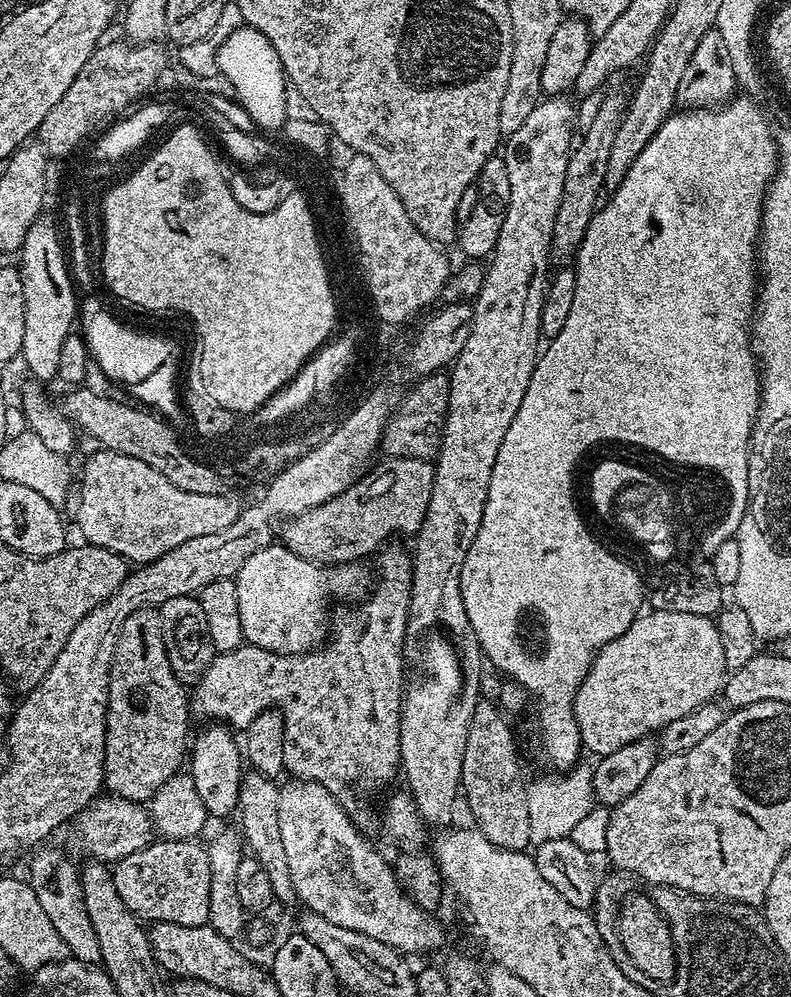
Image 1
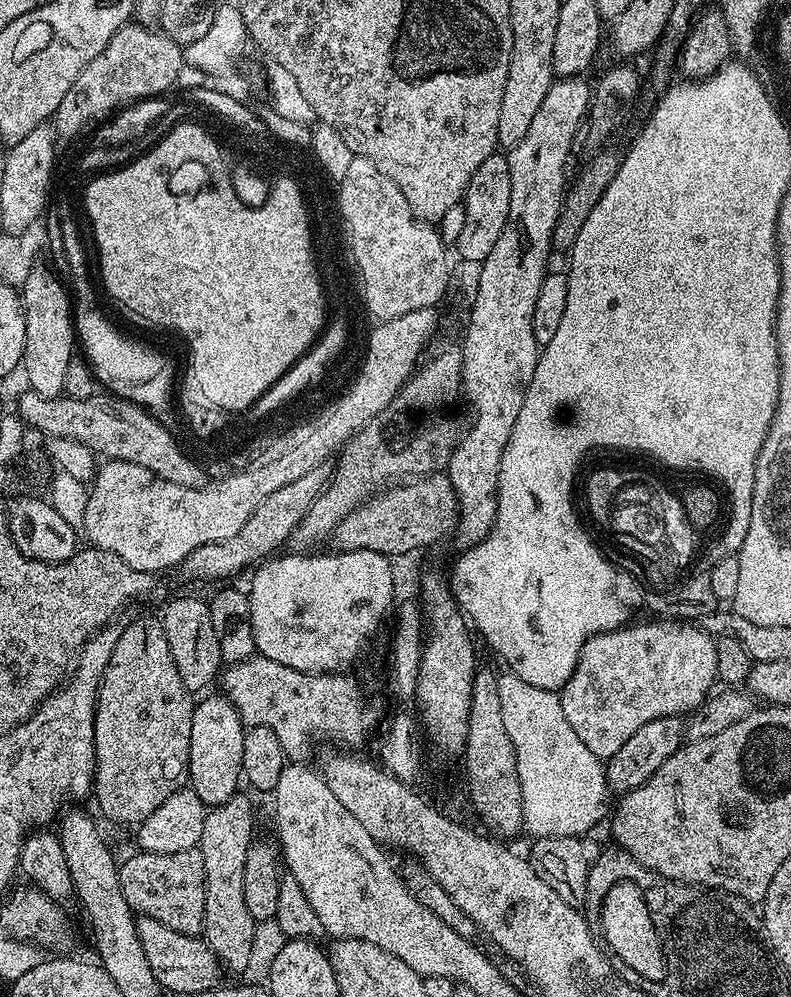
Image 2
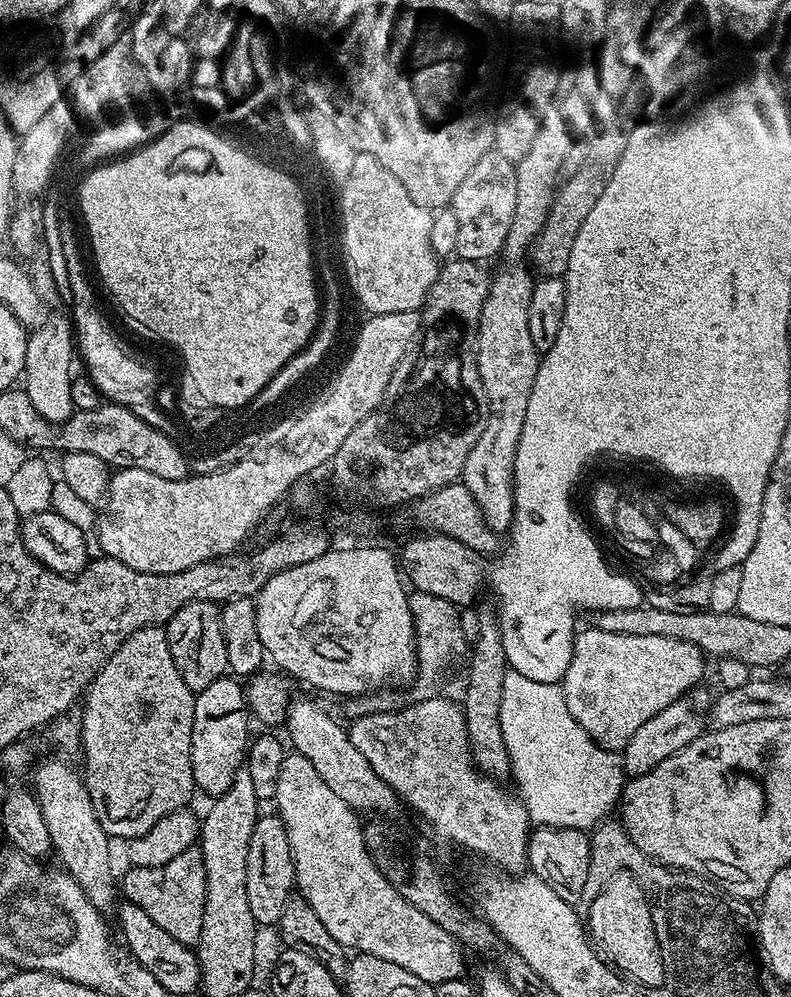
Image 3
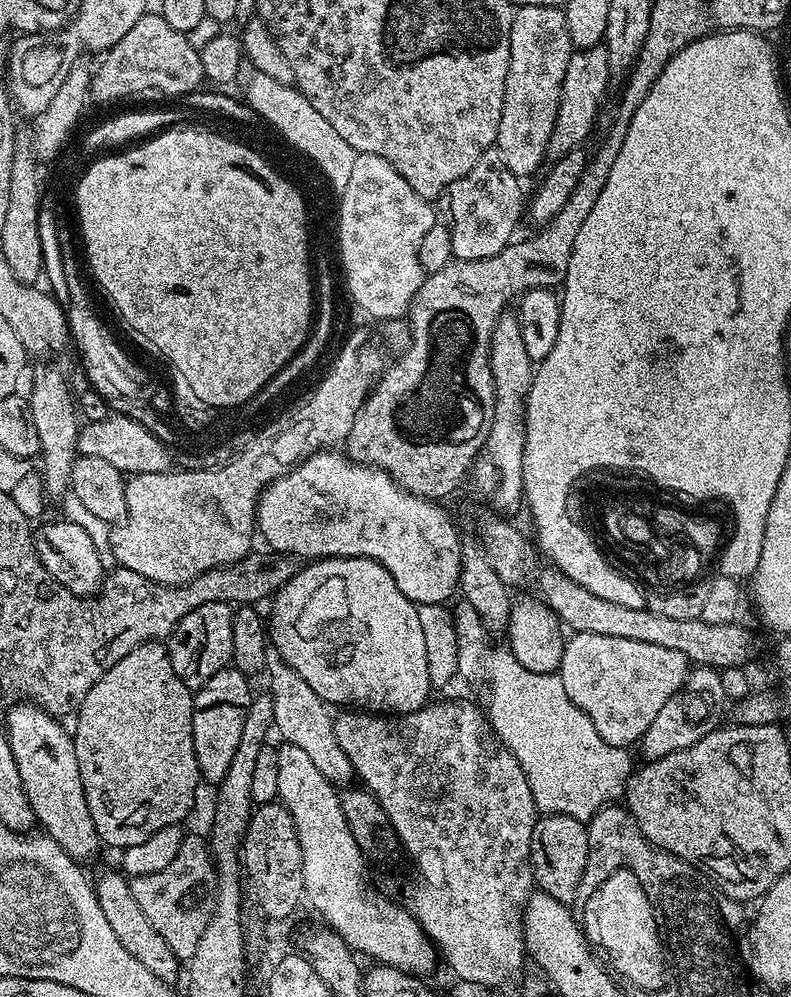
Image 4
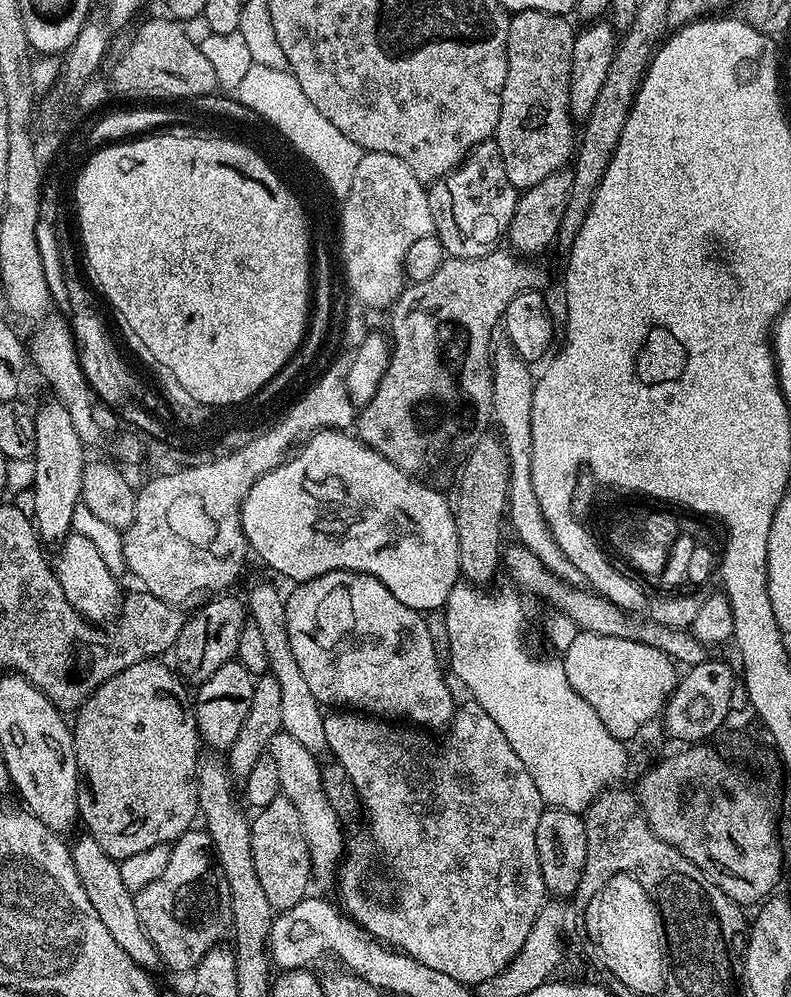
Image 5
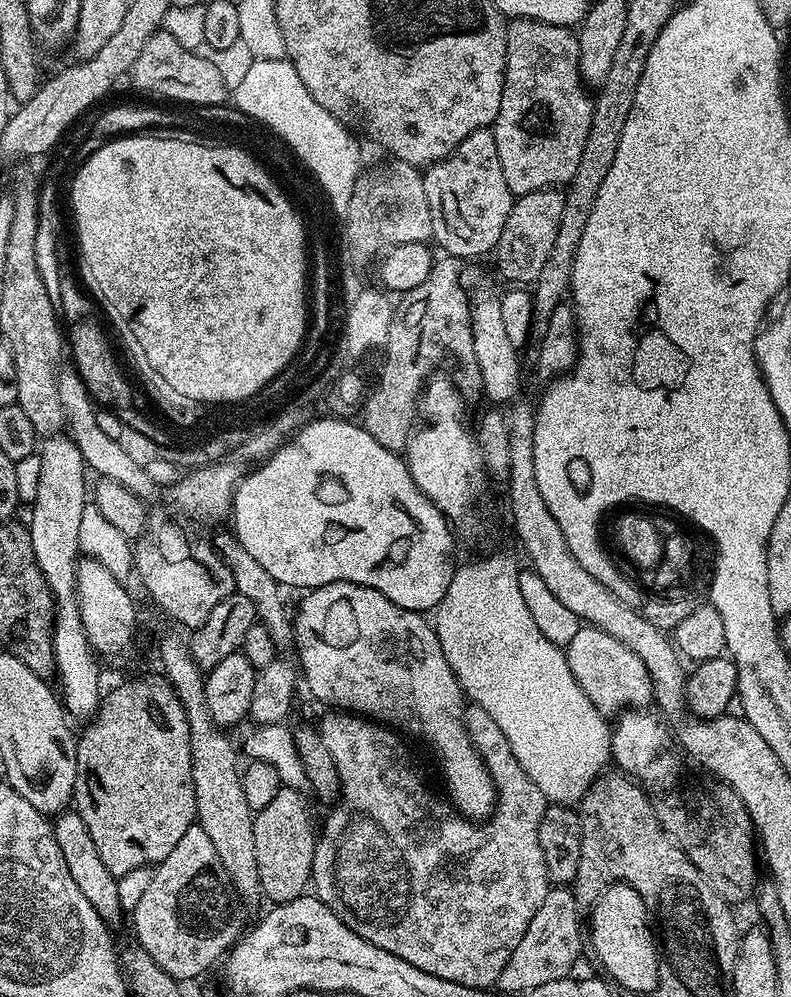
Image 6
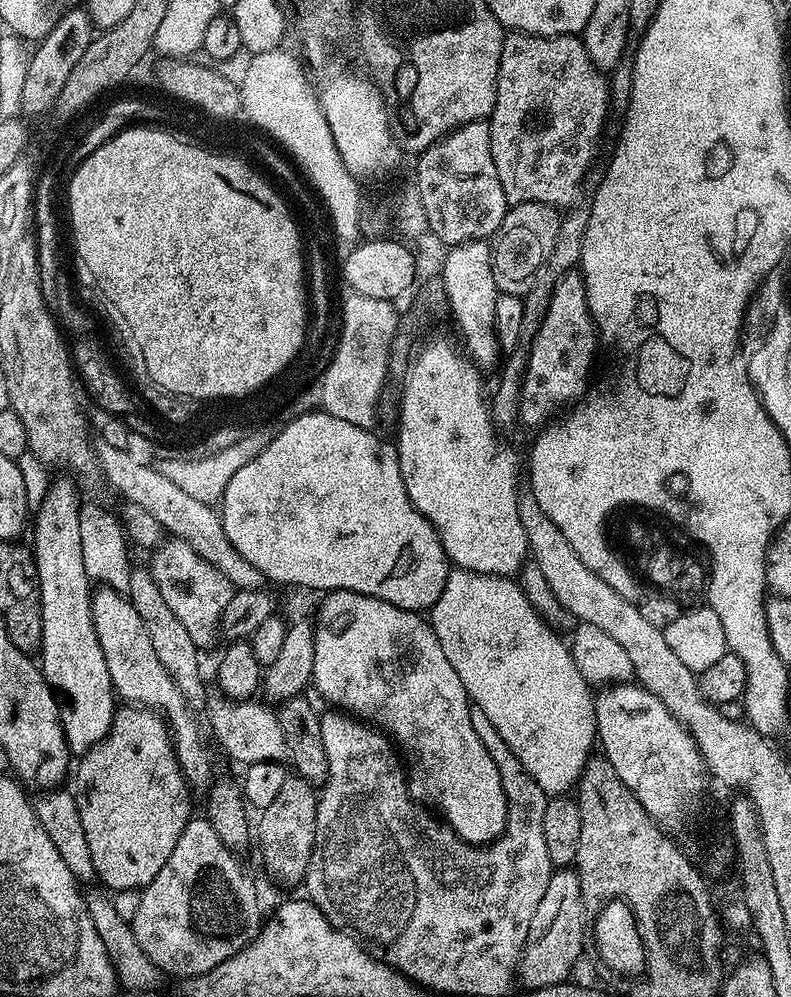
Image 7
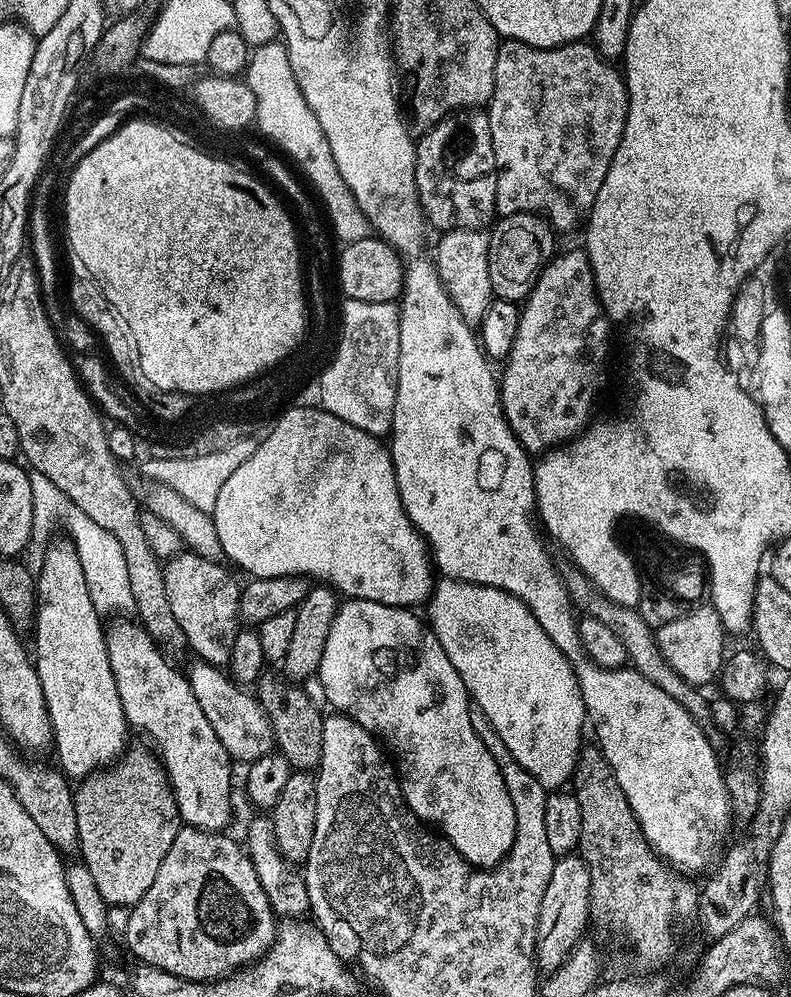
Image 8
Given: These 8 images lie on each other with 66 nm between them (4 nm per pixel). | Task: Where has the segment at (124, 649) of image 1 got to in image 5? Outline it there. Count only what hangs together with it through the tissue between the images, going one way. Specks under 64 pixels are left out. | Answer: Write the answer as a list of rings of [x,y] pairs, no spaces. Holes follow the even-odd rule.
[[[153,658],[150,660],[143,660],[142,662],[134,662],[134,666],[126,666],[126,670],[122,670],[118,674],[114,674],[114,678],[110,678],[106,683],[98,685],[96,687],[95,692],[92,693],[91,696],[88,697],[87,702],[82,705],[80,709],[75,713],[74,723],[71,725],[72,737],[74,738],[74,754],[76,755],[76,761],[78,762],[78,778],[80,781],[78,782],[78,808],[80,810],[80,820],[82,824],[85,824],[87,835],[92,836],[94,838],[94,842],[98,842],[98,846],[102,846],[102,850],[106,850],[106,854],[110,858],[114,858],[117,862],[122,860],[129,860],[131,856],[137,856],[138,854],[142,854],[146,850],[150,850],[151,848],[156,848],[159,844],[171,845],[177,838],[179,838],[184,832],[187,832],[189,828],[193,827],[197,823],[198,813],[200,812],[200,804],[199,804],[199,782],[197,780],[197,768],[199,766],[199,760],[202,757],[202,741],[200,739],[200,731],[196,729],[196,714],[194,711],[194,700],[190,695],[189,689],[186,687],[185,681],[181,679],[179,675],[171,667],[168,668],[161,662],[159,659]]]

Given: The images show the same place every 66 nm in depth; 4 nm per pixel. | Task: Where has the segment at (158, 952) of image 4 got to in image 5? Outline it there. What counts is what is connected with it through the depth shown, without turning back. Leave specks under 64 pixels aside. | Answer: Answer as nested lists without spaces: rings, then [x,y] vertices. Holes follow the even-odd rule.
[[[81,834],[76,841],[71,841],[70,847],[74,870],[78,870],[78,882],[82,882],[82,890],[86,890],[86,898],[90,898],[90,906],[94,906],[94,914],[98,914],[99,920],[104,923],[106,930],[114,938],[114,942],[118,942],[118,946],[122,946],[122,950],[126,950],[126,954],[130,954],[130,958],[138,967],[145,970],[159,969],[161,967],[160,955],[154,942],[150,942],[150,938],[138,918],[134,893],[126,890],[126,885],[122,883],[122,870],[117,860],[110,858],[106,854],[106,850],[102,850],[102,846],[98,846],[98,842],[94,842],[94,838],[87,834]]]

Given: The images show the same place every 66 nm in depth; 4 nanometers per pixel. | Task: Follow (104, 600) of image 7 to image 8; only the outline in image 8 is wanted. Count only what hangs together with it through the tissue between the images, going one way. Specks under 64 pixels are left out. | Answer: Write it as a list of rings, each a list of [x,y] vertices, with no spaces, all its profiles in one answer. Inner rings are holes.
[[[139,622],[112,623],[107,625],[104,641],[108,647],[110,670],[114,670],[114,686],[118,686],[118,698],[122,698],[124,716],[135,731],[137,728],[148,735],[147,743],[159,756],[168,776],[181,821],[187,827],[203,832],[223,833],[232,820],[232,757],[226,746],[218,742],[218,734],[214,734],[214,726],[210,726],[206,714],[202,714],[202,706],[198,706],[198,698],[194,698],[194,690],[190,690],[187,675],[181,669],[179,672],[172,668],[173,661],[157,647],[147,630]]]

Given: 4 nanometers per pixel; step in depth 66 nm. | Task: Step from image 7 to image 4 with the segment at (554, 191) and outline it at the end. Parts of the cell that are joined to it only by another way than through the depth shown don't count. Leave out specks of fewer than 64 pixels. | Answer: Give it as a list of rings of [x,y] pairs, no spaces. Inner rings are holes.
[[[521,3],[513,11],[510,22],[510,70],[506,74],[506,90],[502,102],[502,122],[498,122],[495,147],[500,149],[506,166],[521,178],[532,176],[540,163],[548,156],[550,134],[558,118],[558,102],[562,98],[562,78],[566,78],[566,66],[574,49],[570,30],[566,30],[566,14],[563,7],[526,6]]]

